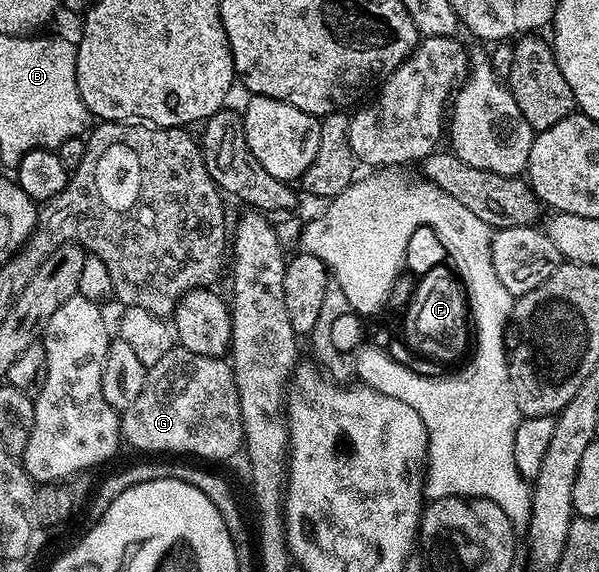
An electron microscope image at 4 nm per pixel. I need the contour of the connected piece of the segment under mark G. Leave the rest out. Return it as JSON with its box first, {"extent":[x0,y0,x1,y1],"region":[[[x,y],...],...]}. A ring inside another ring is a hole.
{"extent":[121,347,245,461],"region":[[[173,347],[169,355],[164,355],[161,363],[150,366],[145,379],[145,387],[141,387],[141,395],[129,403],[129,407],[121,413],[121,437],[135,449],[144,449],[147,455],[183,455],[179,453],[192,453],[195,457],[208,457],[211,461],[223,461],[226,457],[231,457],[235,452],[242,450],[245,445],[243,436],[243,420],[241,419],[241,403],[237,395],[237,383],[231,370],[230,364],[223,357],[210,357],[209,355],[193,355],[193,351],[182,347]]]}

